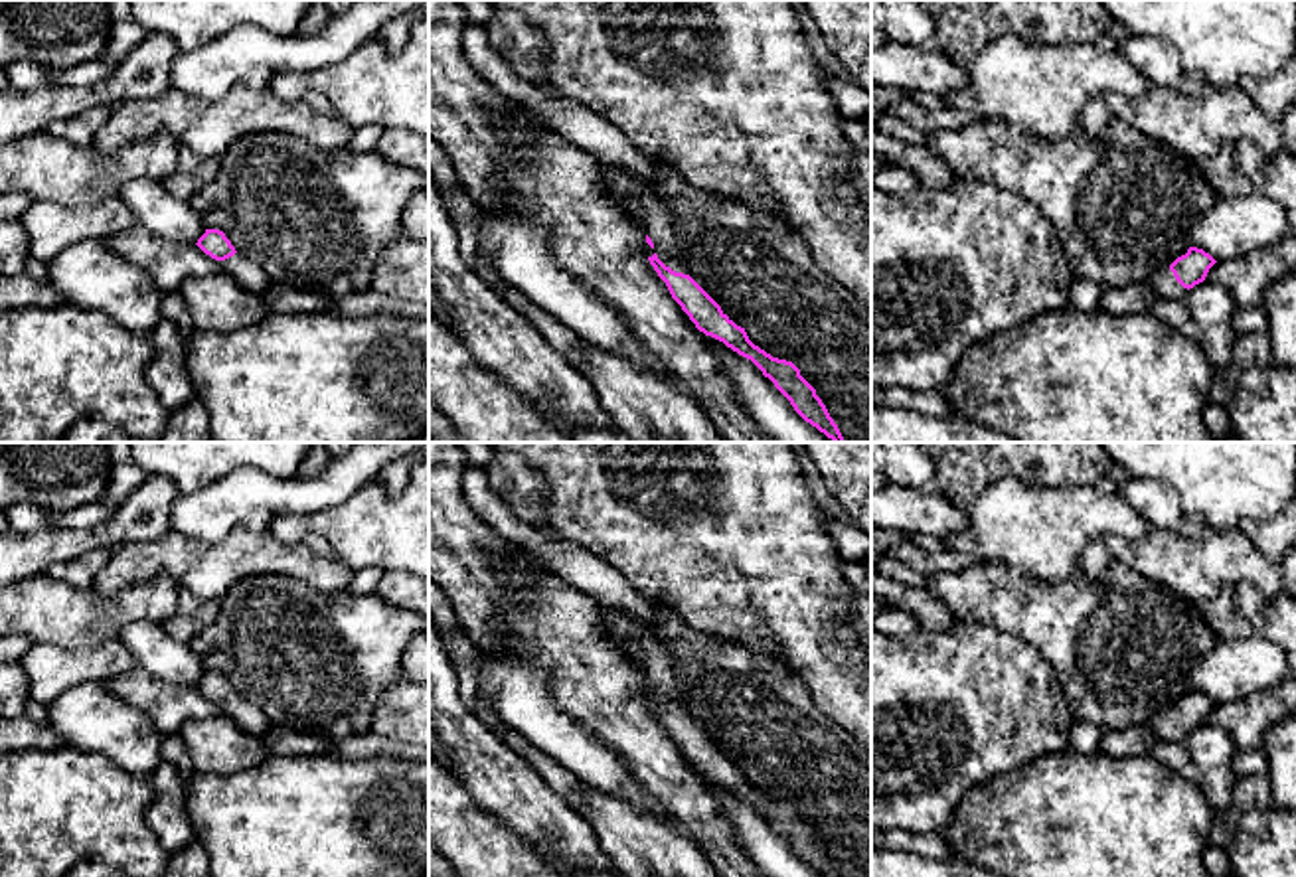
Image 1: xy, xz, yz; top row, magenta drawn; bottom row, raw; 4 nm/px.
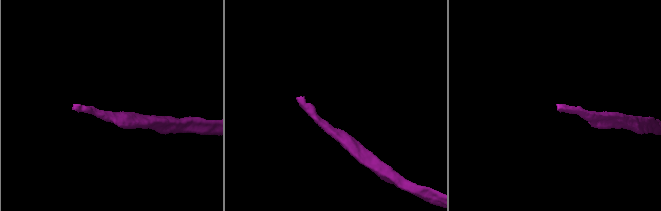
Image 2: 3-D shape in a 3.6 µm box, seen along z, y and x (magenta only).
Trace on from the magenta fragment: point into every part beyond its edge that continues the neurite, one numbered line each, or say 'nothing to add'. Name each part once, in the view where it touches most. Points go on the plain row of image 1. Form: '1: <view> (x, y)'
1: xz (629, 635)

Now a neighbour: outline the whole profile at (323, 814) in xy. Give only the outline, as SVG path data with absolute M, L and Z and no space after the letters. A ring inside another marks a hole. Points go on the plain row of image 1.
M336 753L275 757L229 776L190 772L186 814L209 857L209 877L427 877L429 762L393 755L346 758Z

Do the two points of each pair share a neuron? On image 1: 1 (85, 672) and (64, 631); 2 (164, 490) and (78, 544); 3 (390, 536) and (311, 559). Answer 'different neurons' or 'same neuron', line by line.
1: different neurons
2: same neuron
3: different neurons

